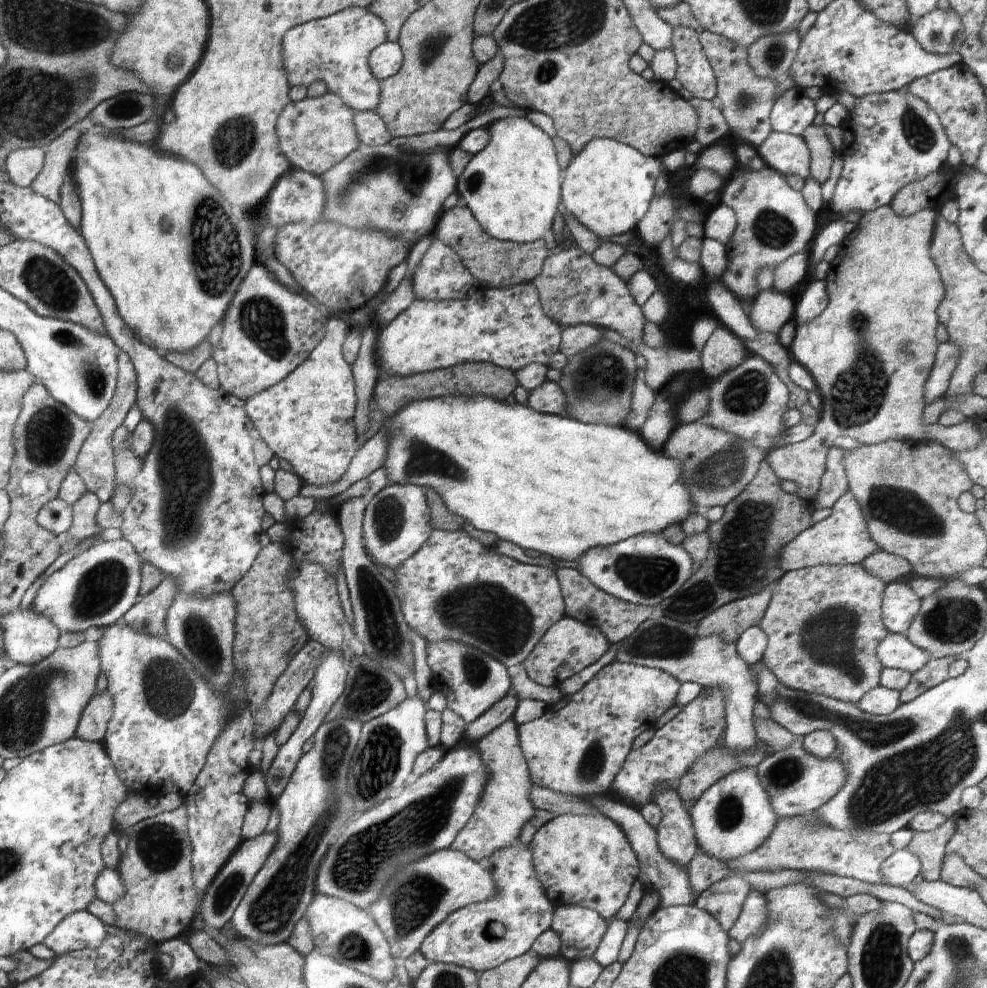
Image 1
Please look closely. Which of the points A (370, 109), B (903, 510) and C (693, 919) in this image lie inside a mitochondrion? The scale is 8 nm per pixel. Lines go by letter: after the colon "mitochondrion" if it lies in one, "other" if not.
A: other
B: mitochondrion
C: other

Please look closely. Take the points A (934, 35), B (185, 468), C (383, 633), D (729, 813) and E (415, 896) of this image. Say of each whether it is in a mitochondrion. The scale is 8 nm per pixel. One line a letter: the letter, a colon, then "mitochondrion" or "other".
A: mitochondrion
B: mitochondrion
C: mitochondrion
D: mitochondrion
E: mitochondrion

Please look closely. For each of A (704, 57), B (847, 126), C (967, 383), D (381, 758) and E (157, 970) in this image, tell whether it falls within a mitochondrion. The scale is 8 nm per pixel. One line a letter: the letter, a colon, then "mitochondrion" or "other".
A: other
B: other
C: other
D: mitochondrion
E: other

